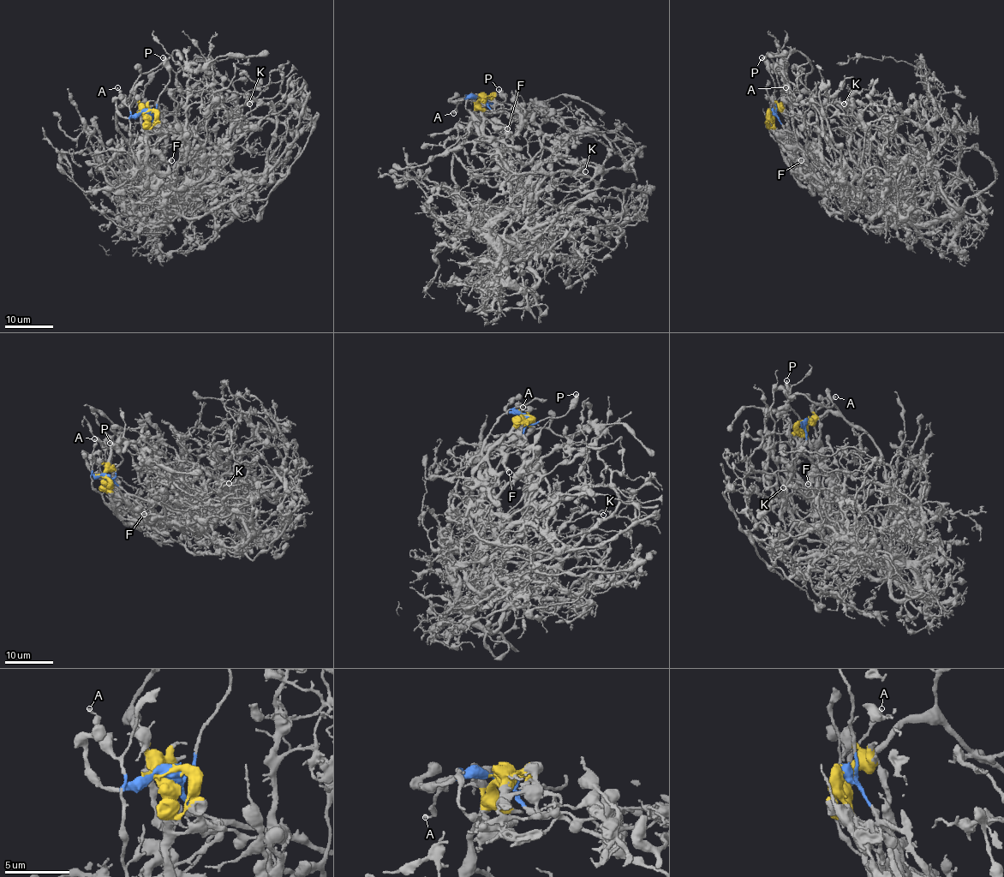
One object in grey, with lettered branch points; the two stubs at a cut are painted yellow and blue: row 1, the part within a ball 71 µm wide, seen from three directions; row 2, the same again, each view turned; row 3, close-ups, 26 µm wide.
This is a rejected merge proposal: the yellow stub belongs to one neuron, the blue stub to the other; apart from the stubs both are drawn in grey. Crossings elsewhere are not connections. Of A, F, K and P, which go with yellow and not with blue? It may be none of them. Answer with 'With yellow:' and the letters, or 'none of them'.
With yellow: F, K

